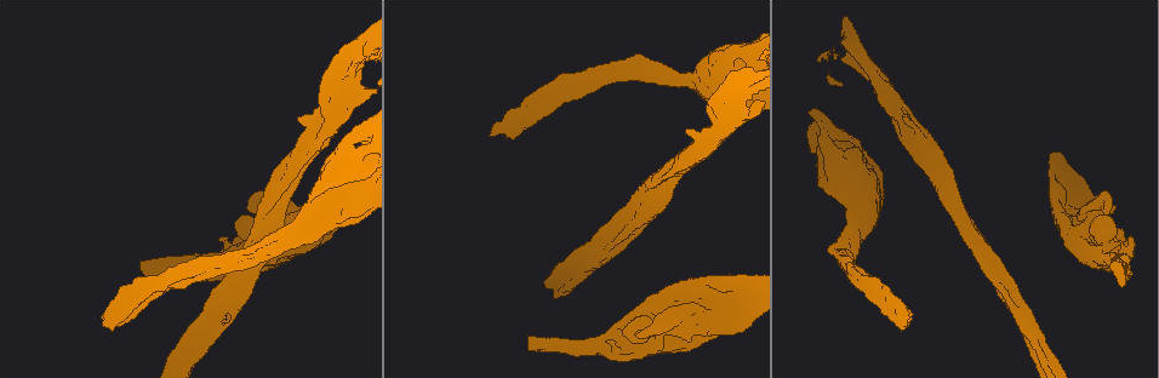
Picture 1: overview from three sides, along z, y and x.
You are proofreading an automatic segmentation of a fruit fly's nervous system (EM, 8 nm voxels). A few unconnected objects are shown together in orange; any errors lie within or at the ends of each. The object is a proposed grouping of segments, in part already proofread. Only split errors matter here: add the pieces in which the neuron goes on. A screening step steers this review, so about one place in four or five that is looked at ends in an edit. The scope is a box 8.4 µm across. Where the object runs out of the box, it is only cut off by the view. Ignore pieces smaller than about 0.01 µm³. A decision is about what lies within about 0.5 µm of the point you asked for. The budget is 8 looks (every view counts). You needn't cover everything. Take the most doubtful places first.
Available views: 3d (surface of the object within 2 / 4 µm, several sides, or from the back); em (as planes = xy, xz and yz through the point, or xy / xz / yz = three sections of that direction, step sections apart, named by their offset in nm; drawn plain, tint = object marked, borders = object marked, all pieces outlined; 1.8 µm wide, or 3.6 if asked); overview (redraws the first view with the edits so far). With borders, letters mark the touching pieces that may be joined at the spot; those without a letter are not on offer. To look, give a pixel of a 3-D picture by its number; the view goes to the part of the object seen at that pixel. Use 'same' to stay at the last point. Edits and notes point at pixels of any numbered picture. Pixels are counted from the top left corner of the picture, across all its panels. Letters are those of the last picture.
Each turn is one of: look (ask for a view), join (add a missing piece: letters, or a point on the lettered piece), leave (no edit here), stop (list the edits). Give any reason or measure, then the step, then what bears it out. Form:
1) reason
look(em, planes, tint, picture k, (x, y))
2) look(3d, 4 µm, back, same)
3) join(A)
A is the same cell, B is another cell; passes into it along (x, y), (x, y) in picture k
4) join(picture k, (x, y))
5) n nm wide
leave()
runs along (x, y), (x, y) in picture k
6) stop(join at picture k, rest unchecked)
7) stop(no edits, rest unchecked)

free end
look(3d, 2 µm, picture 1, (904, 327))

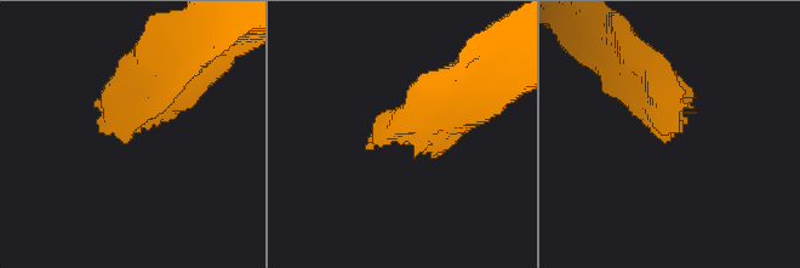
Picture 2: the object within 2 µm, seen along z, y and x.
need the tissue
look(em, planes, borders, picture 2, (101, 132))

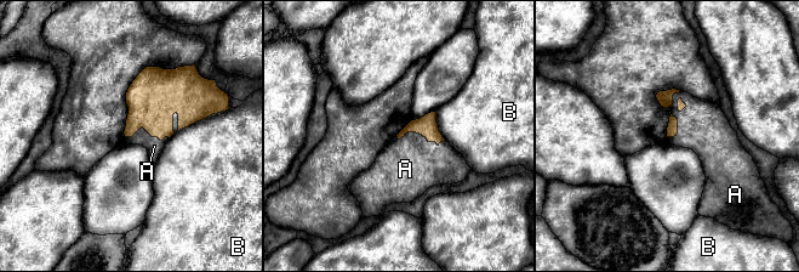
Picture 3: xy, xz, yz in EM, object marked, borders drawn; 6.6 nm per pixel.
join(A)
A is the same cell, B is another cell; the neuron continues

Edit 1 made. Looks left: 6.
an open end
look(em, planes, borders, picture 1, (306, 116))

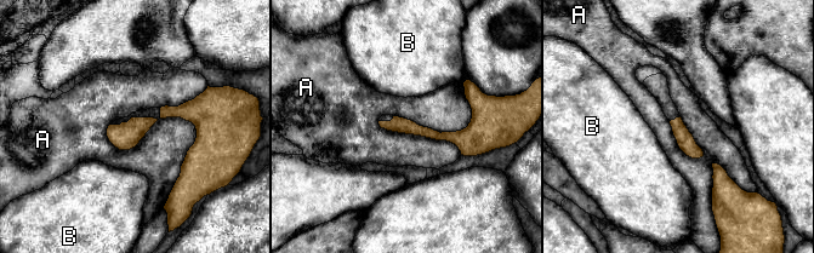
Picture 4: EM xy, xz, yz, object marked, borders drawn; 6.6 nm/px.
110 nm wide
leave()
A and B are other cells; no lettered piece goes on from it

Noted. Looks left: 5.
see it whole again
look(overview)

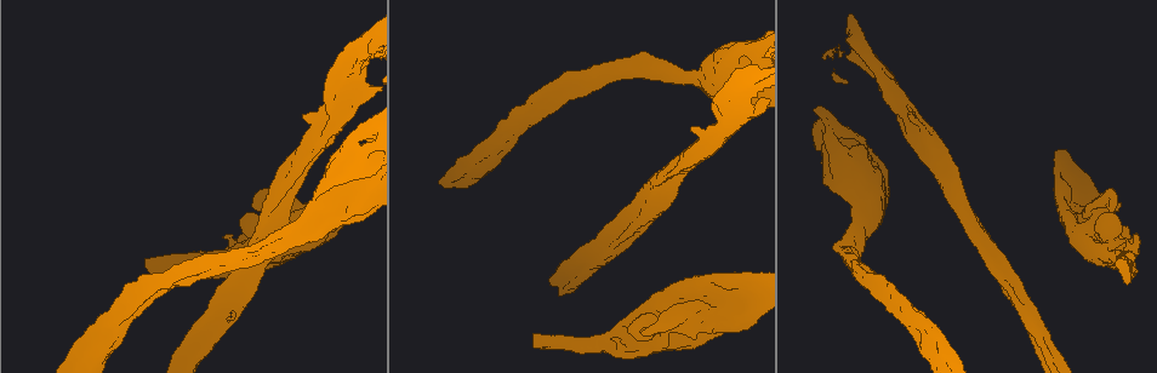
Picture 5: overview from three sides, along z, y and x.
thick end
look(3d, 2 µm, picture 5, (1119, 204))

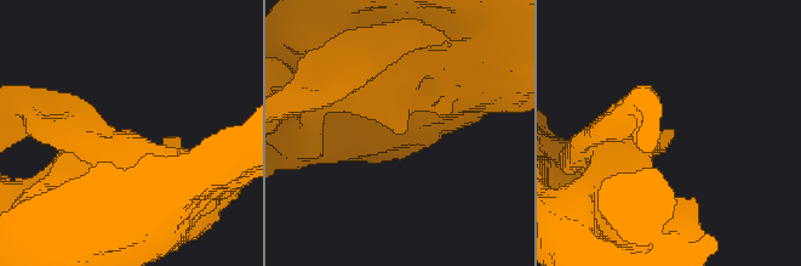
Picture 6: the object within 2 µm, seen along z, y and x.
look(em, planes, tint, picture 6, (130, 129))

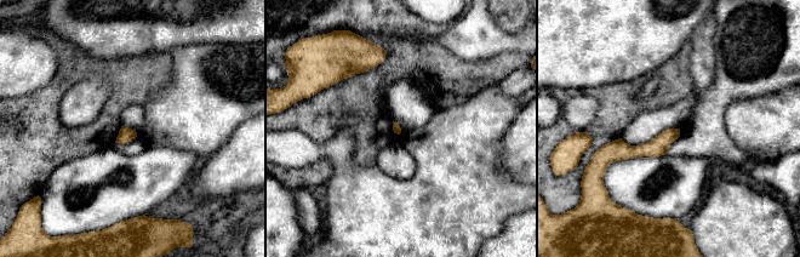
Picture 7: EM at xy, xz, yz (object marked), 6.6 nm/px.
look(em, planes, borders, same)

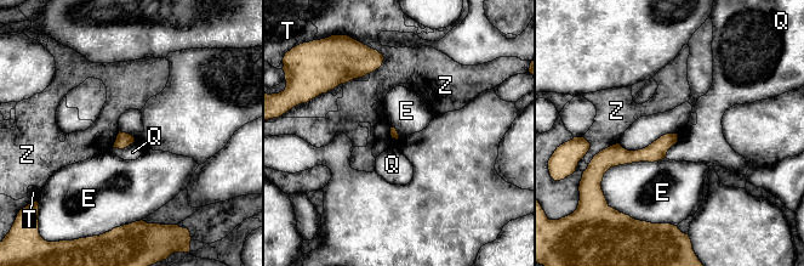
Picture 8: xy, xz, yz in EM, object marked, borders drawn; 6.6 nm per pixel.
leave()
E, Q, T and Z are other cells; none of them fits

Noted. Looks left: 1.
stop(join at picture 3, rest unchecked)

